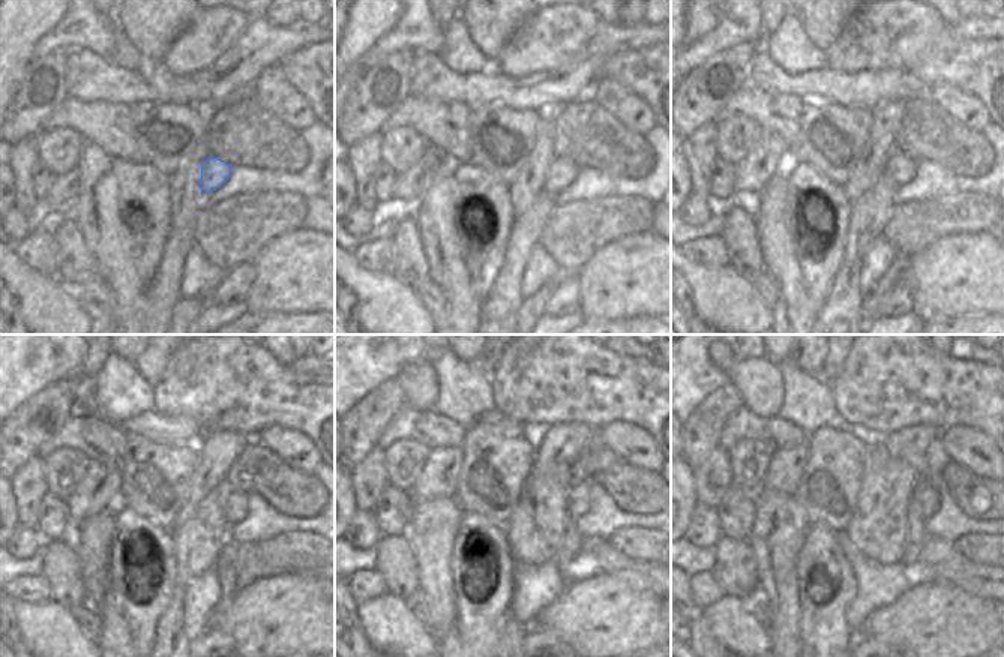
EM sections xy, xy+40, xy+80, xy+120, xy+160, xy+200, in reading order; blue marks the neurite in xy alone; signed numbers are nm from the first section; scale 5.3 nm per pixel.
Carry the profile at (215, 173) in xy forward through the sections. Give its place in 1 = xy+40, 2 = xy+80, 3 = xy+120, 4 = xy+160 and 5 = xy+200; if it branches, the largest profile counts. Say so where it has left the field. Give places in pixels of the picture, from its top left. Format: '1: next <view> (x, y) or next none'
1: next xy+40 (562, 171)
2: next xy+80 (901, 168)
3: next xy+120 (234, 506)
4: next xy+160 (578, 494)
5: next xy+200 (928, 500)

